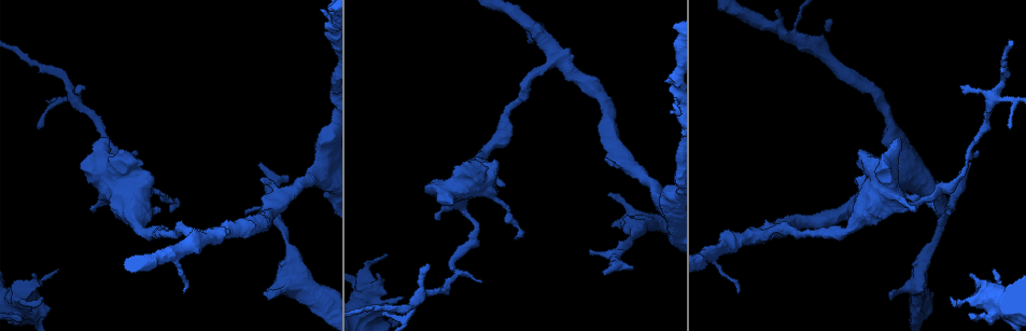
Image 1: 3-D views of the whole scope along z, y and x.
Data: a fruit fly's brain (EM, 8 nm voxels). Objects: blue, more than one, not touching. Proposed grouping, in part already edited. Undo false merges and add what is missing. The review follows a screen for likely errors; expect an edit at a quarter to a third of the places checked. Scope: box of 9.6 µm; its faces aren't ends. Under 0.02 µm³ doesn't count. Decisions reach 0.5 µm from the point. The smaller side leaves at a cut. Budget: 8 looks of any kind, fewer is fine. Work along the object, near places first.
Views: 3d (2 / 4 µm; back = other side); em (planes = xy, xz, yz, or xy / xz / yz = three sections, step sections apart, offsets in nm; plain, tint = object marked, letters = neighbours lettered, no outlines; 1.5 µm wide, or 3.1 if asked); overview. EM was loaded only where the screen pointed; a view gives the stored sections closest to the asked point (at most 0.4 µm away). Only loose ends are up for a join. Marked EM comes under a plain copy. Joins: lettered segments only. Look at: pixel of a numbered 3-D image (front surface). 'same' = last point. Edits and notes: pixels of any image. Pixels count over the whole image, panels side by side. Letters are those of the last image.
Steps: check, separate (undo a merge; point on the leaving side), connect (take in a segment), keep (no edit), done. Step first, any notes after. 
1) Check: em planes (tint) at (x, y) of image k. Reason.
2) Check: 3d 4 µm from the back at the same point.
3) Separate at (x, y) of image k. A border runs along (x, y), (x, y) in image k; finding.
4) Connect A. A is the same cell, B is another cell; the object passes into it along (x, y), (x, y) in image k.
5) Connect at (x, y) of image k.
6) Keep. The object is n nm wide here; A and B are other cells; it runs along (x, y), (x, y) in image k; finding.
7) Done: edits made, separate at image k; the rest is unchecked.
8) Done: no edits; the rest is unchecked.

Check: 3d 2 µm at (261, 162) of image 1. Free end.

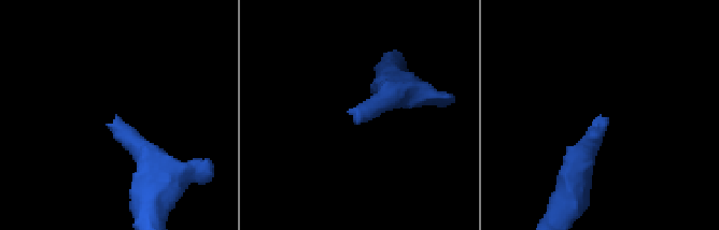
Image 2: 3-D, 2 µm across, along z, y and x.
Check: em planes (letters) at (117, 116) of image 2. Now the EM.

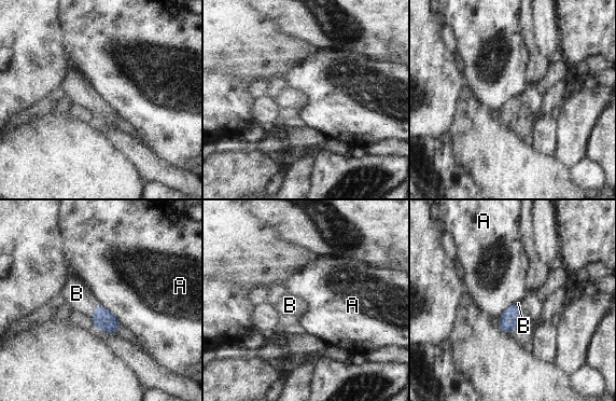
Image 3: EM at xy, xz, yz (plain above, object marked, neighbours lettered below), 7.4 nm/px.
Connect B. B is the same cell, A is another cell; the object passes into it along (103, 319), (94, 310), (76, 293) in image 3; the cell continues.

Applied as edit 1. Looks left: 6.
Check: overview.

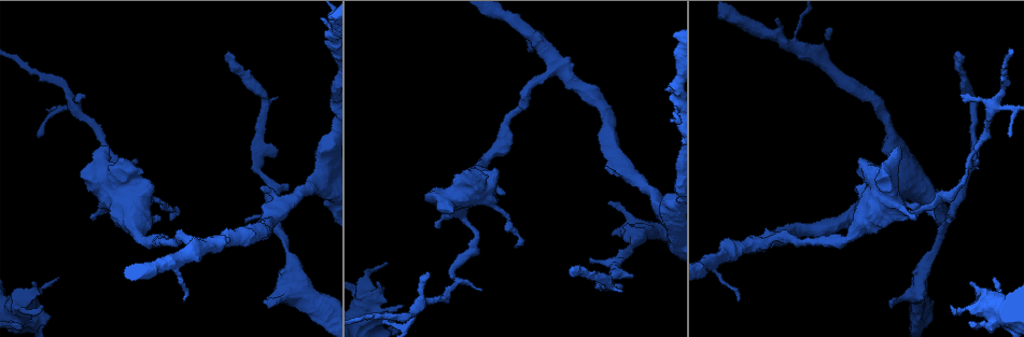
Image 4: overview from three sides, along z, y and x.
Check: 3d 2 µm at (268, 296) of image 4. Free end.

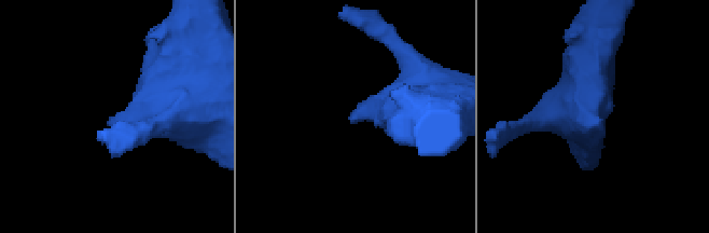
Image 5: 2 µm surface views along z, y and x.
Check: em xz step 4 (tint) at (601, 123) of image 5. Need the tissue.

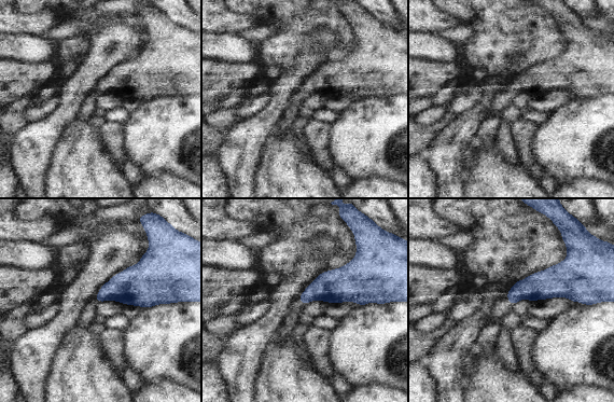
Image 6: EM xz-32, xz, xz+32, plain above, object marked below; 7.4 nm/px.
Check: em planes (letters) at the same point.

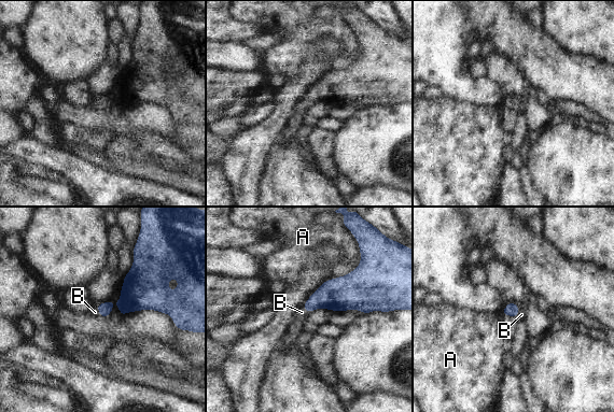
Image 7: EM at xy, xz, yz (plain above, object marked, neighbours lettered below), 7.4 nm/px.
Connect B. B is the same cell, A is another cell; it goes on there.

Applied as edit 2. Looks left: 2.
Check: overview.

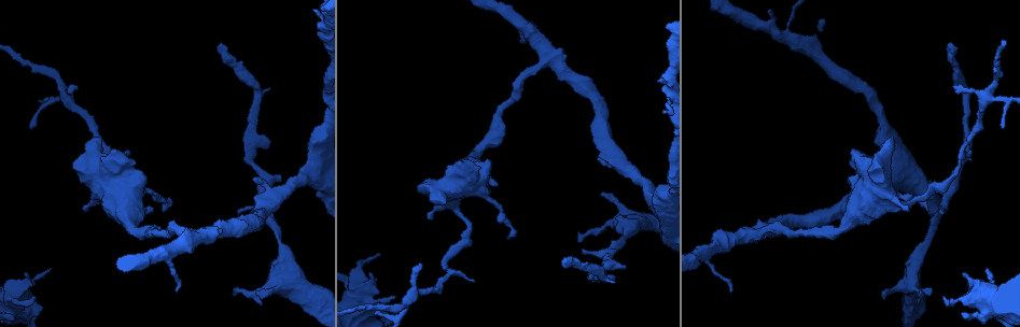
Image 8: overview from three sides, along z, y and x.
Check: em planes (letters) at (947, 46) of image 8. An open end.

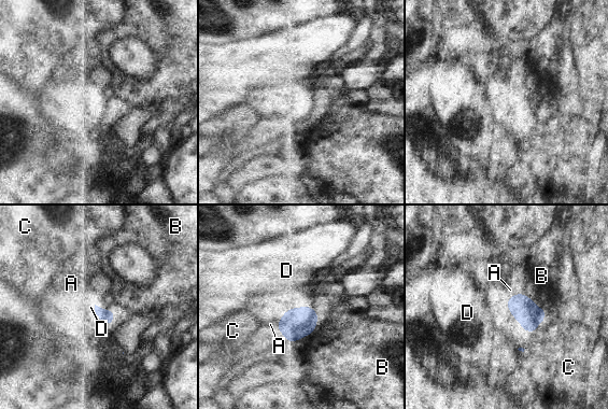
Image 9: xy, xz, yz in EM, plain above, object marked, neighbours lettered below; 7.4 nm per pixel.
Keep. A, B, C and D are other cells; a border runs along (305, 305), (291, 309) in image 9; no lettered segment goes on from it.

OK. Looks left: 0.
Done: edits made, connect at image 3, connect at image 7; the rest is unchecked.

